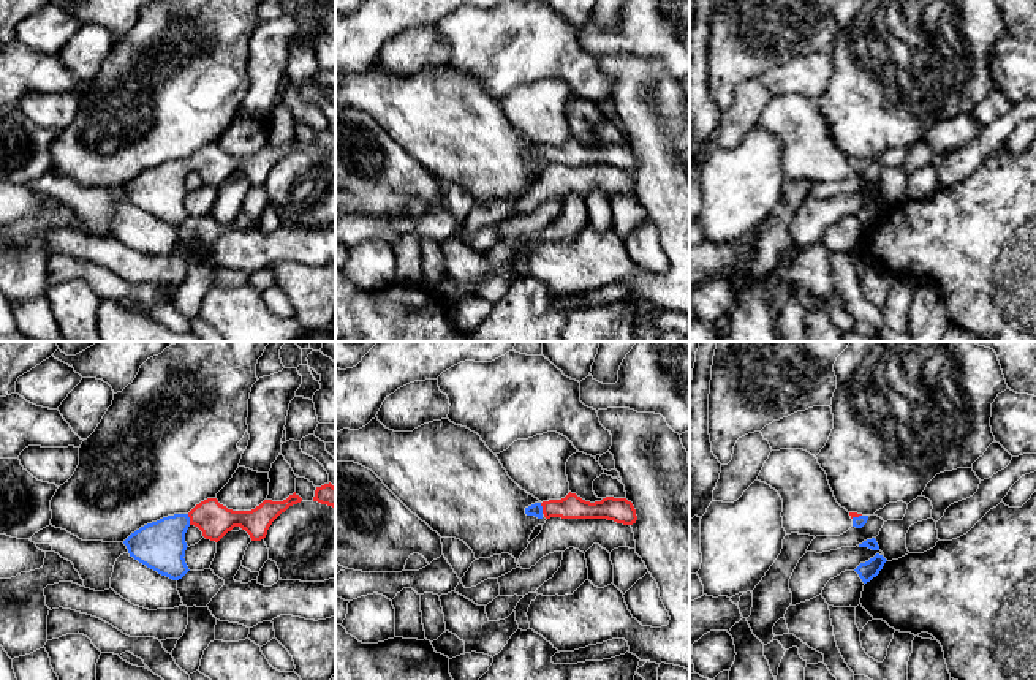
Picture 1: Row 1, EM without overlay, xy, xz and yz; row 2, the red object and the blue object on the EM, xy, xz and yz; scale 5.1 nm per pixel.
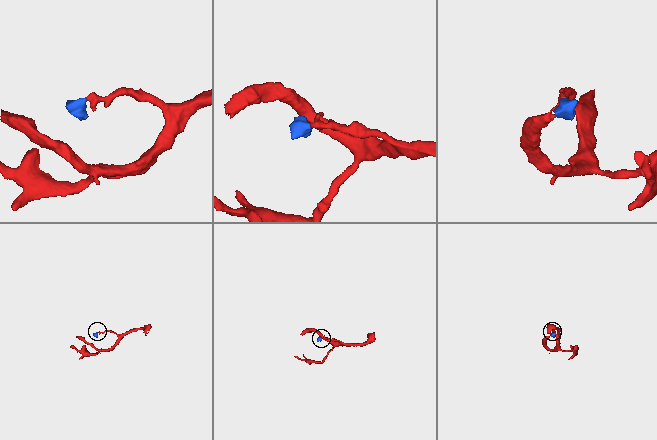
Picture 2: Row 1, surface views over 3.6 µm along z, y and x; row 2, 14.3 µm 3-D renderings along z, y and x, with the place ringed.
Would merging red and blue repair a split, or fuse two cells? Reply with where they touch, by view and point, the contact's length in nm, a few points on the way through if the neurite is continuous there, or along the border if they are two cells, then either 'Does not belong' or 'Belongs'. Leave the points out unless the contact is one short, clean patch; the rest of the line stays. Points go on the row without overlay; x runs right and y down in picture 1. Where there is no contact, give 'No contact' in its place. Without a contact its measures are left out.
Touches red at xy (190, 165). Shared border 60 nm. Path across: xy (214, 165), (190, 165), (160, 192). Belongs

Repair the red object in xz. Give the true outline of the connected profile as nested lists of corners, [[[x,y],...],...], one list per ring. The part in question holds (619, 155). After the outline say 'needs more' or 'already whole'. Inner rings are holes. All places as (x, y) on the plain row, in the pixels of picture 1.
[[[571,138],[561,145],[535,149],[525,153],[525,160],[538,164],[607,164],[623,171],[633,171],[637,166],[636,155],[626,144],[606,142],[590,149]]]; needs more

